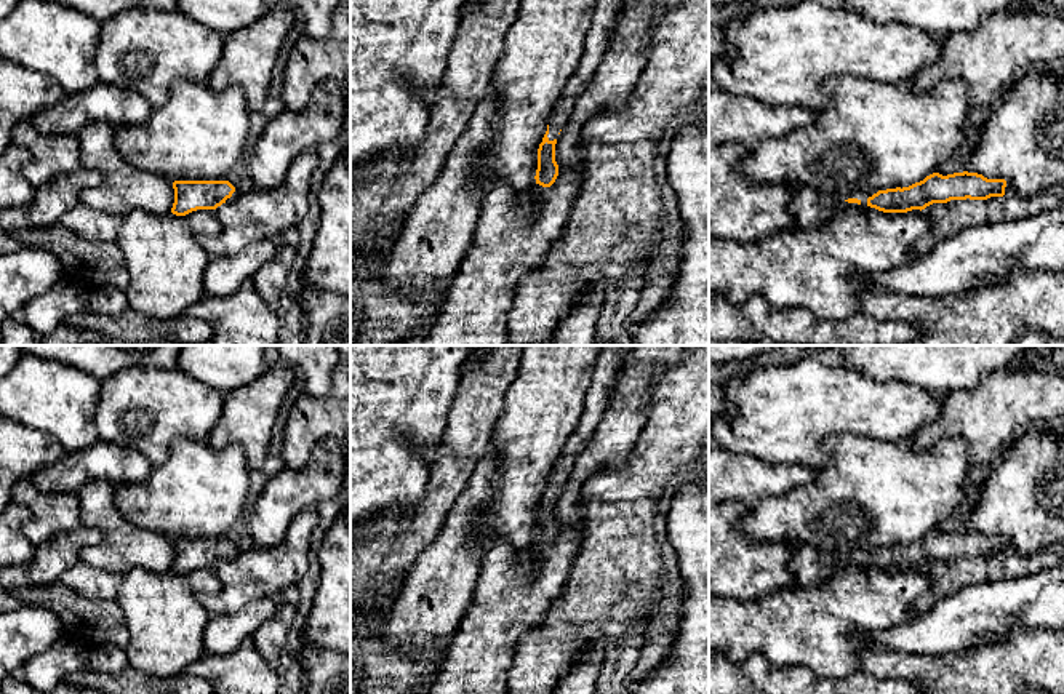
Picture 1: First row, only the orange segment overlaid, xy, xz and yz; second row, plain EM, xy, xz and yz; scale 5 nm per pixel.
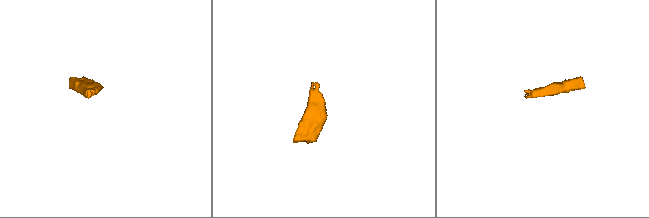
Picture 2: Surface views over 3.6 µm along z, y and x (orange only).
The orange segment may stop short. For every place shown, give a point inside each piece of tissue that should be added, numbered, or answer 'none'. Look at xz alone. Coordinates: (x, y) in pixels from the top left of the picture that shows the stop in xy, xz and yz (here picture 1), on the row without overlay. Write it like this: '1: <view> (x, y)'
1: xz (610, 360)

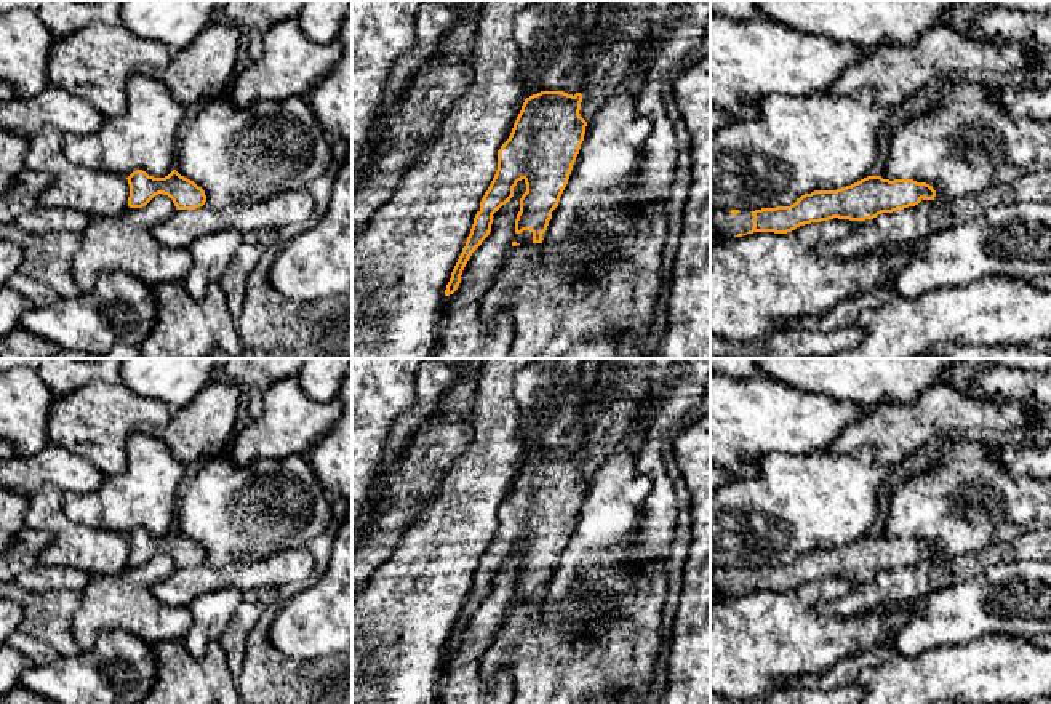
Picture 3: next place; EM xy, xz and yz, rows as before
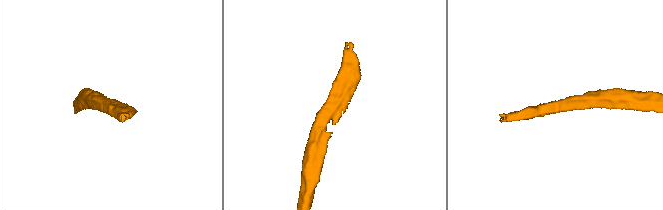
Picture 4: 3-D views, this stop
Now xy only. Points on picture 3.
none

